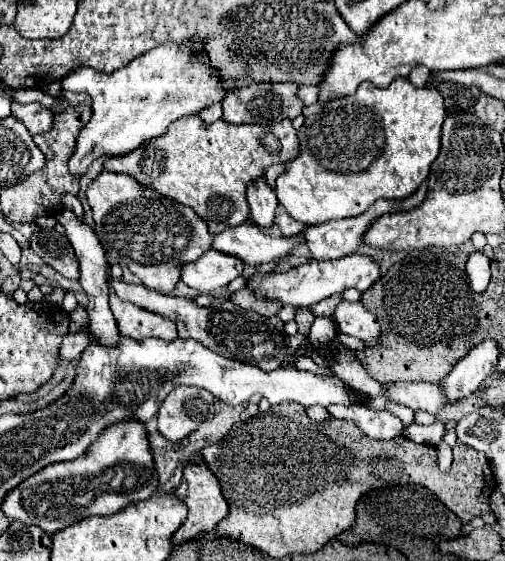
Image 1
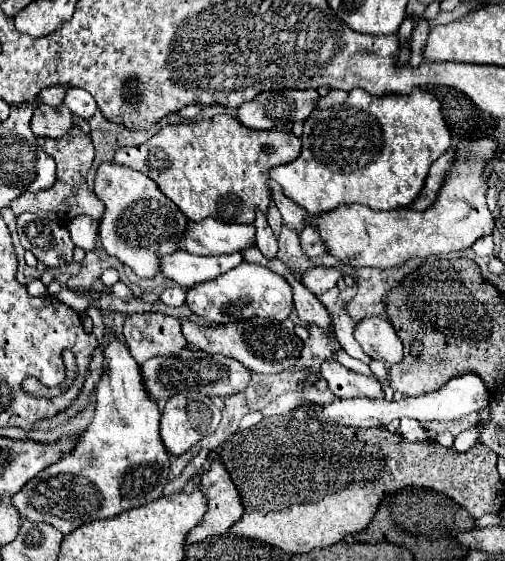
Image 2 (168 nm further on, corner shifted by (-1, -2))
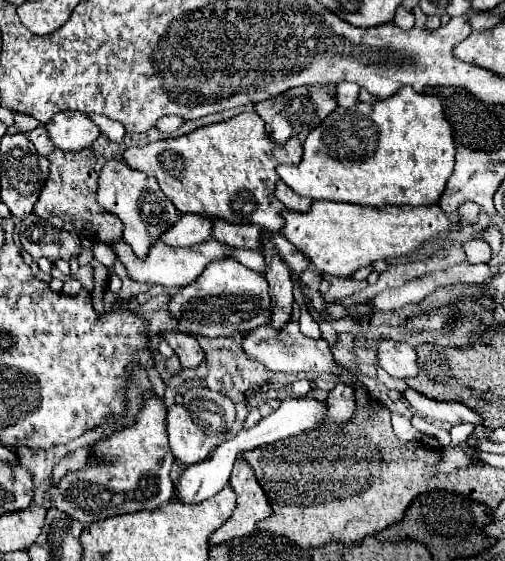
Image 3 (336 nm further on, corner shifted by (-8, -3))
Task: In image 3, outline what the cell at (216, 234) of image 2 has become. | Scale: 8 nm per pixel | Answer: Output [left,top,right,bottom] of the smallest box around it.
[160,214,212,246]

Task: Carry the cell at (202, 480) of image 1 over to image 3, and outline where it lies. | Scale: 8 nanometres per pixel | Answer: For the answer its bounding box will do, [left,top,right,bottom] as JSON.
[210,458,272,542]

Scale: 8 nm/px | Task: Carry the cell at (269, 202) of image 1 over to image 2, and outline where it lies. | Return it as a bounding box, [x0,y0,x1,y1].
[255,209,277,259]

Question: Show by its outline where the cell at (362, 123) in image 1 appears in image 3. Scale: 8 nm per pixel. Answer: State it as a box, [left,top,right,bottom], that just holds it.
[276,86,456,208]

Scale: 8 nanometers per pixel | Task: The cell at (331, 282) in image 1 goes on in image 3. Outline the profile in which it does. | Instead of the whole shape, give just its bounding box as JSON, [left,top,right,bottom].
[168,258,270,338]

